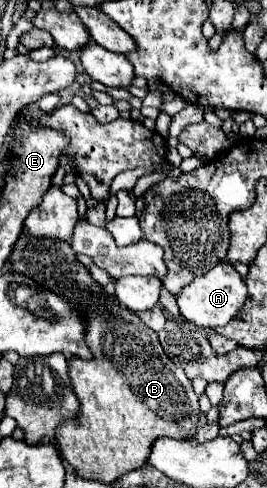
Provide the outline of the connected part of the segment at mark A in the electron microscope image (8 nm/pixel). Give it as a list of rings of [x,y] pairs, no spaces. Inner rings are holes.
[[[219,262],[219,266],[211,268],[207,274],[195,278],[177,294],[177,304],[181,314],[203,328],[219,328],[225,326],[247,300],[247,286],[237,270],[229,262]]]

